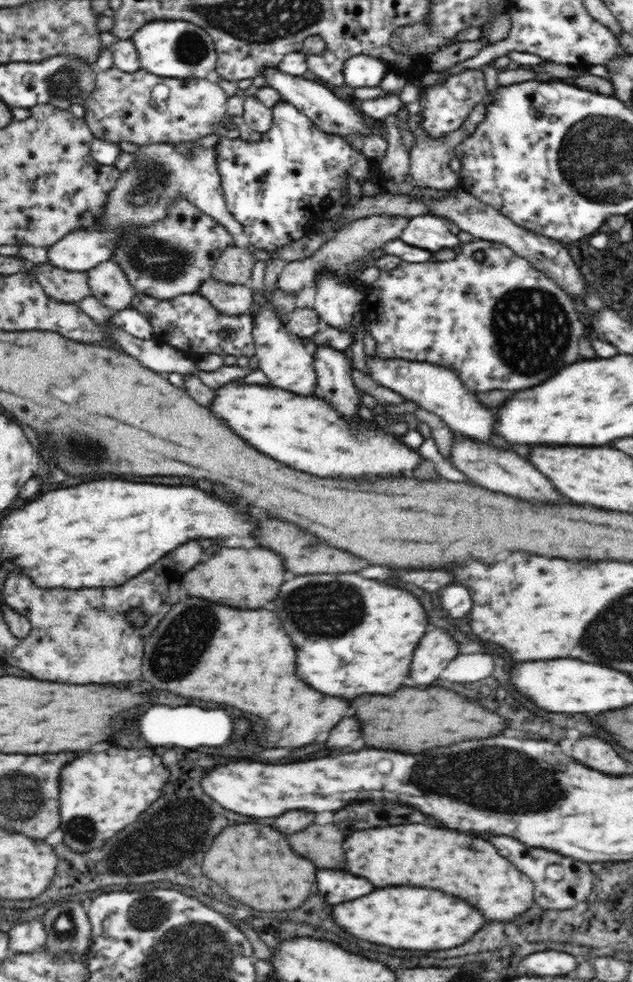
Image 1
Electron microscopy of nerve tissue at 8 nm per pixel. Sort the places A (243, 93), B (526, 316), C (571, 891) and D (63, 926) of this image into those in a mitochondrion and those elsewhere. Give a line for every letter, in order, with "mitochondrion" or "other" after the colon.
A: other
B: mitochondrion
C: other
D: mitochondrion

